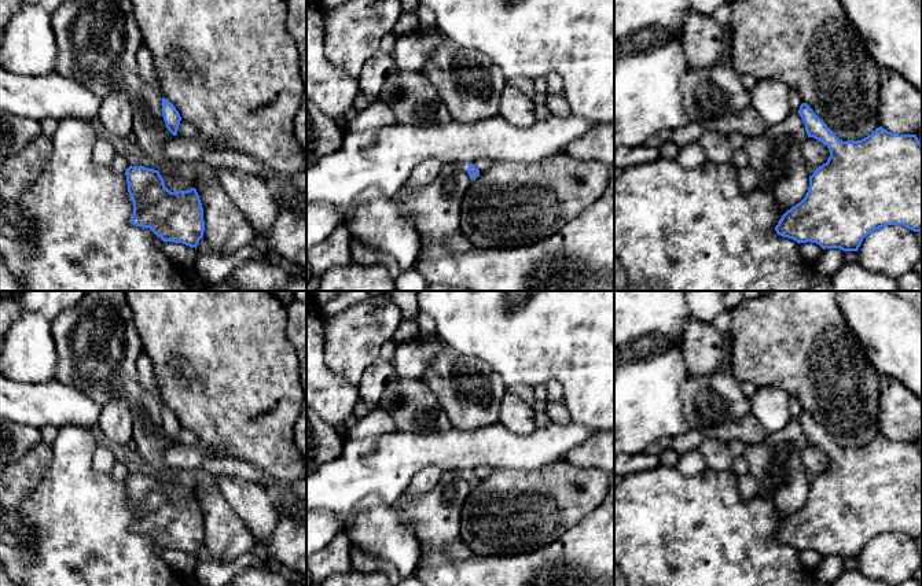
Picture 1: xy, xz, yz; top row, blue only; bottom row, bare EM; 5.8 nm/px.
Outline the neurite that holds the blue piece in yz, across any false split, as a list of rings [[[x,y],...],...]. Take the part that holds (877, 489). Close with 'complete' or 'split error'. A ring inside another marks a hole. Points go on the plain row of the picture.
[[[807,410],[800,413],[798,421],[804,427],[808,445],[822,449],[829,456],[830,464],[809,483],[805,505],[782,523],[775,534],[778,542],[798,552],[816,550],[823,557],[857,559],[863,546],[882,534],[903,532],[914,539],[922,538],[922,452],[917,442],[892,441],[879,434],[862,447],[842,449]]] | complete

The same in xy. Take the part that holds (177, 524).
[[[129,473],[125,479],[133,509],[131,530],[150,535],[161,548],[198,553],[203,545],[203,515],[195,495],[169,498],[158,478]]] | complete

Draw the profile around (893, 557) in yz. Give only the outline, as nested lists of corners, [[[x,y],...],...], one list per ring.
[[[888,532],[870,539],[856,559],[856,568],[867,578],[899,586],[912,578],[922,564],[917,539]]]

